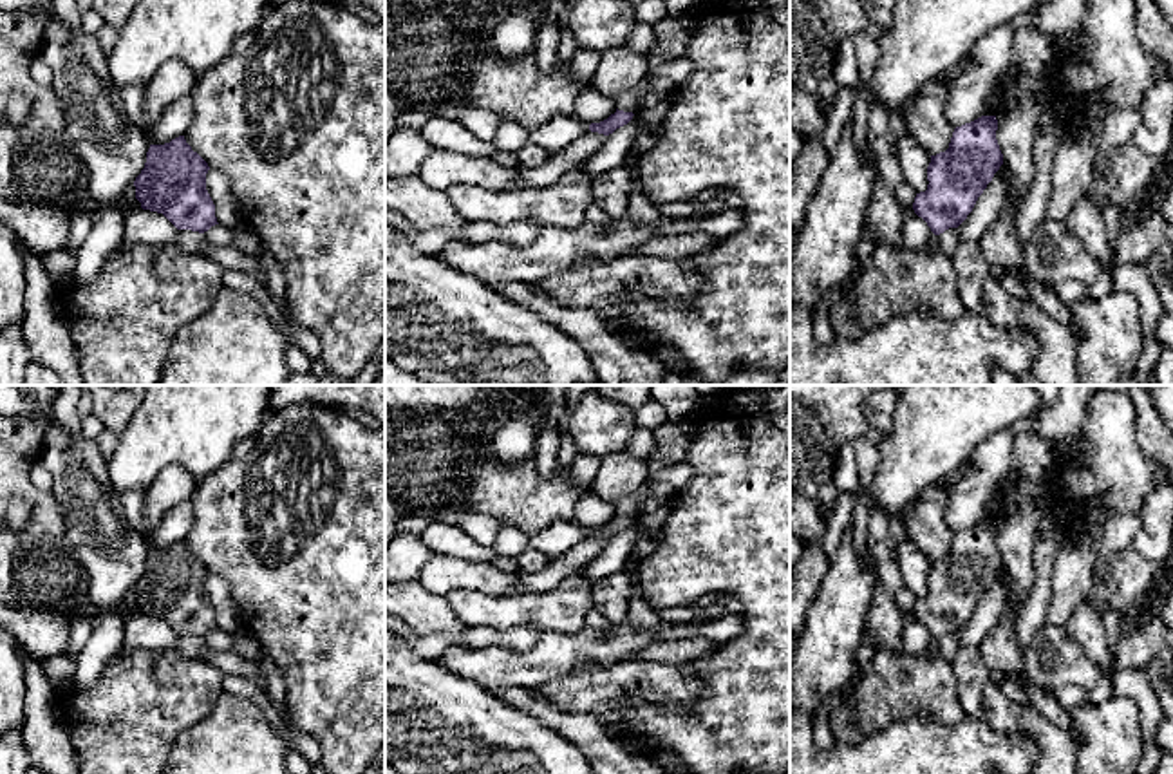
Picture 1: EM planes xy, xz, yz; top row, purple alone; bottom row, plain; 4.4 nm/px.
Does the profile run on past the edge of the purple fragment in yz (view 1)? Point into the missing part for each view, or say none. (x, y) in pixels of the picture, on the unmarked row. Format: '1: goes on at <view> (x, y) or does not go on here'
1: does not go on here

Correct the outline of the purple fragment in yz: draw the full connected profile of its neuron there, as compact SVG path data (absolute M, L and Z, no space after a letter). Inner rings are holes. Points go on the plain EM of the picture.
M981 521L956 532L945 557L931 561L927 595L916 599L913 615L934 640L958 633L972 617L1003 570L996 521Z

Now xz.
M645 483L634 494L622 497L618 503L615 503L616 505L616 517L611 519L607 524L600 526L600 528L591 528L589 535L609 541L616 533L627 530L634 521L633 519L634 514L640 510L640 506L645 503L645 499L651 497L651 496L652 496L652 492Z

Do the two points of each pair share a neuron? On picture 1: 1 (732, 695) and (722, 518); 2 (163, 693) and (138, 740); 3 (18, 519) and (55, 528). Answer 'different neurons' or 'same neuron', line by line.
1: same neuron
2: same neuron
3: different neurons

